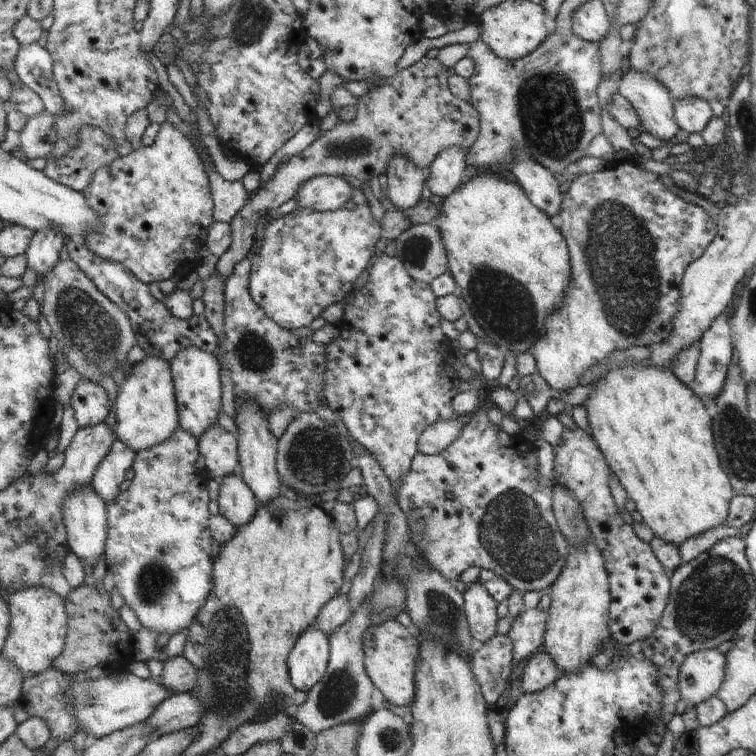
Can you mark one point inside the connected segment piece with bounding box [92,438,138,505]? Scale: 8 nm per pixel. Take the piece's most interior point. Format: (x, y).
(112, 471)

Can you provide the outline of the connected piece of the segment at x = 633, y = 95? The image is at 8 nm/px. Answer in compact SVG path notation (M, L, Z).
M630 68L626 73L621 74L617 93L631 104L645 132L662 140L662 144L675 136L679 128L675 124L671 104L672 100L667 89L662 84L659 84L651 75L638 73L636 70Z

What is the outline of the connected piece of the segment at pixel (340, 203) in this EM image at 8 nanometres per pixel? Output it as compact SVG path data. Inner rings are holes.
M321 175L308 180L299 187L295 196L298 208L315 209L316 211L336 211L342 209L357 184L348 178L335 175Z

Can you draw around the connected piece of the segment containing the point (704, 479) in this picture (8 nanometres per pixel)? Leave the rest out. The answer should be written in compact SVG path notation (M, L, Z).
M647 360L629 364L622 362L619 365L608 367L603 372L603 376L595 379L593 382L593 388L584 400L584 409L587 422L589 423L590 437L603 455L611 474L615 475L619 484L625 489L627 497L633 500L633 504L636 504L636 510L641 514L643 522L655 533L655 536L679 546L687 538L695 537L697 534L701 534L710 528L722 525L727 514L730 498L733 498L734 494L731 490L728 476L720 467L719 458L717 458L717 453L715 452L712 422L710 416L707 414L708 408L705 408L704 404L693 394L689 385L686 386L681 381L678 381L671 370L664 369L659 365L652 365Z

